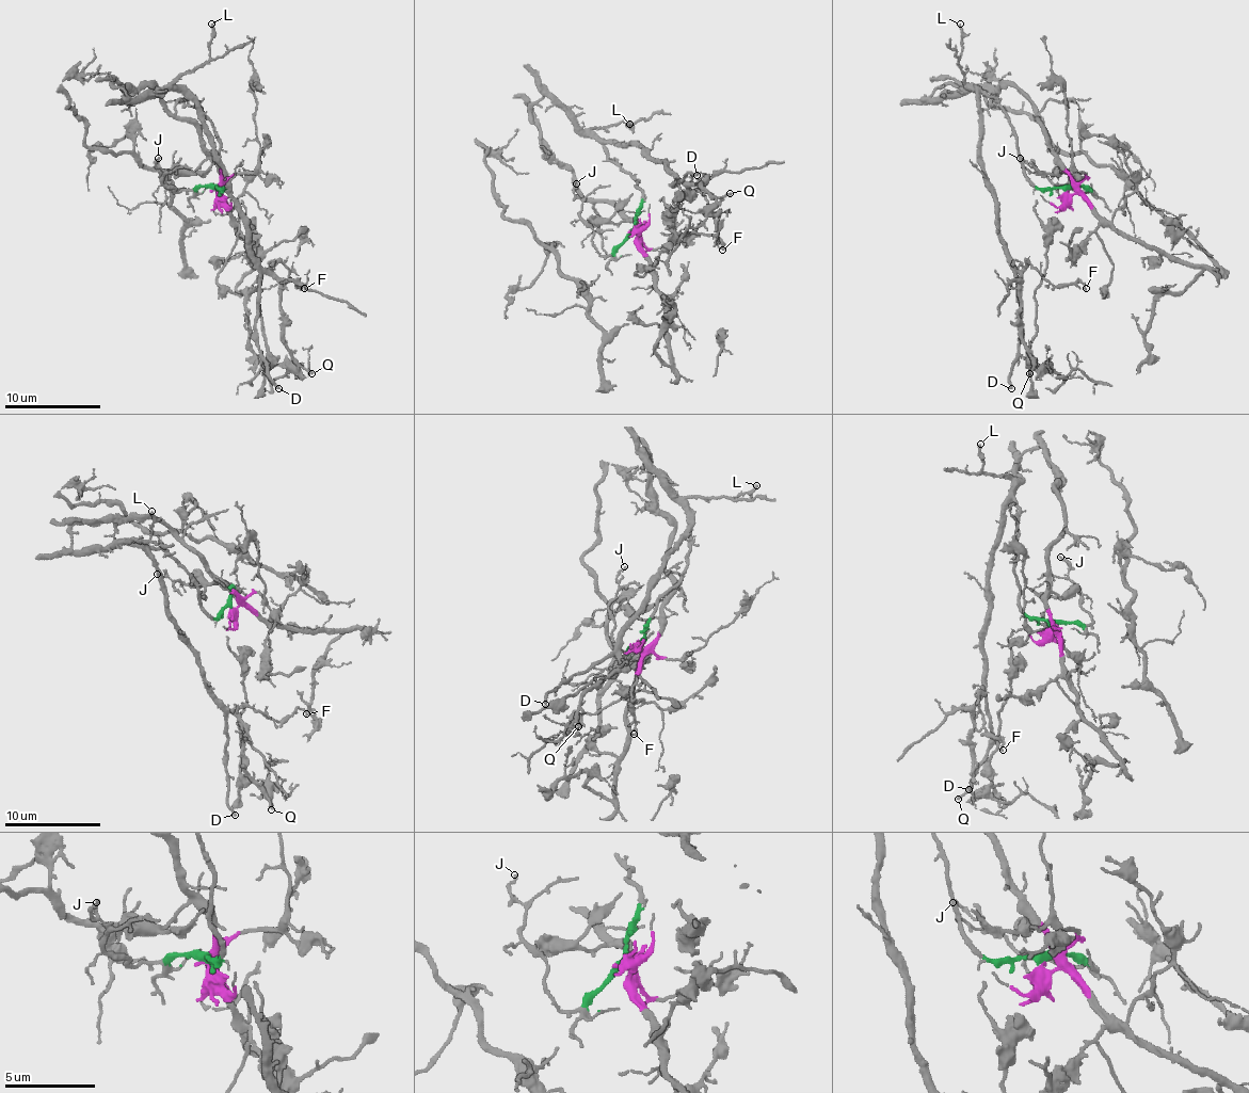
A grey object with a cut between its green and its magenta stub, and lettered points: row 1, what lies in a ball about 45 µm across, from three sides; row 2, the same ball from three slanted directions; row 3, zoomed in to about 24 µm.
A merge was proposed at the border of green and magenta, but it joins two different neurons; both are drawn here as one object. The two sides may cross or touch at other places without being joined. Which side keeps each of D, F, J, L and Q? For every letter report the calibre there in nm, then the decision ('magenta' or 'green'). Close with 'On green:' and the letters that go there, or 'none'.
D: calibre 220 nm; green
F: calibre 130 nm; green
J: calibre 160 nm; green
L: calibre 200 nm; green
Q: calibre 170 nm; green
On green: D, F, J, L, Q

